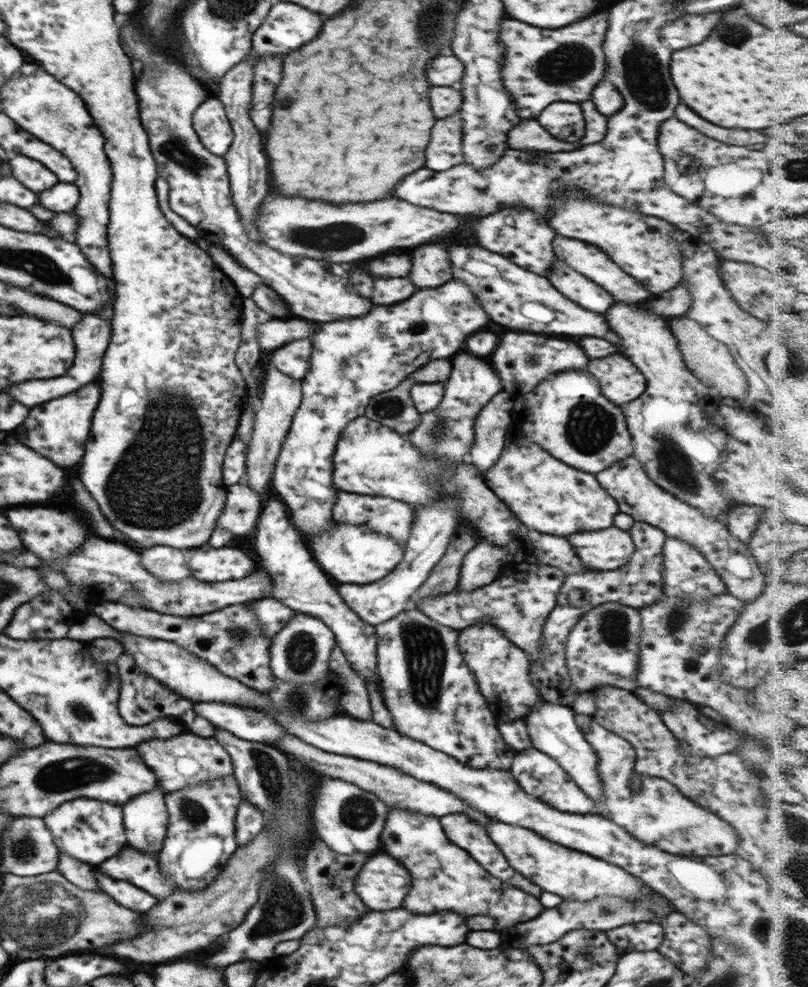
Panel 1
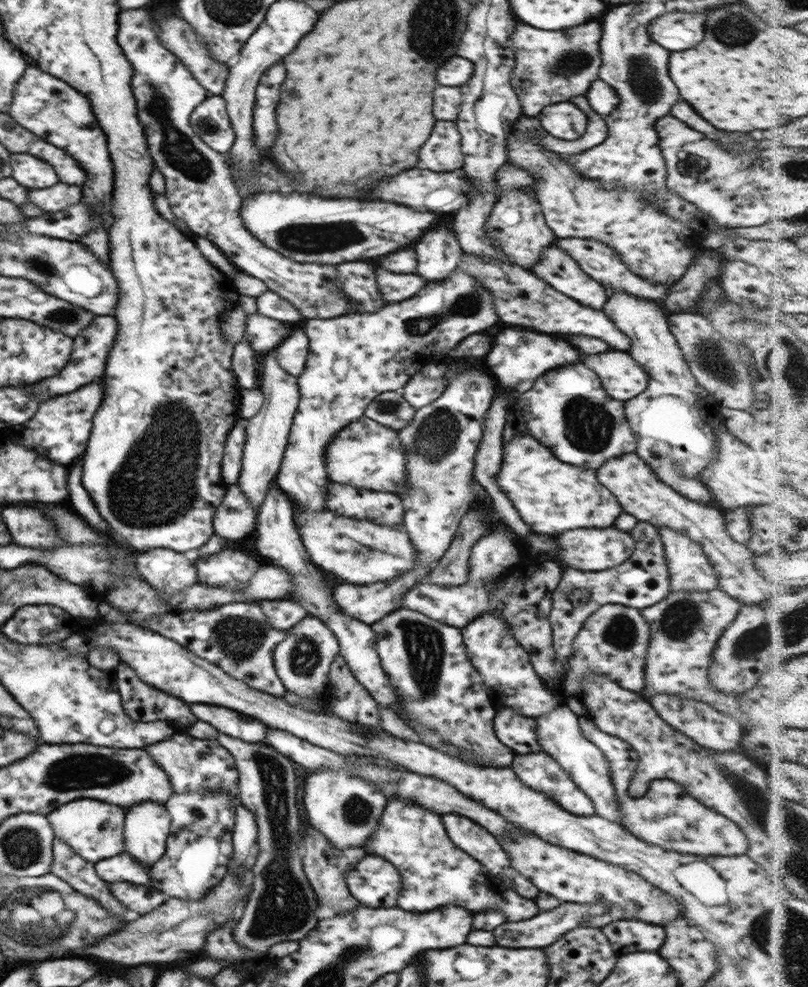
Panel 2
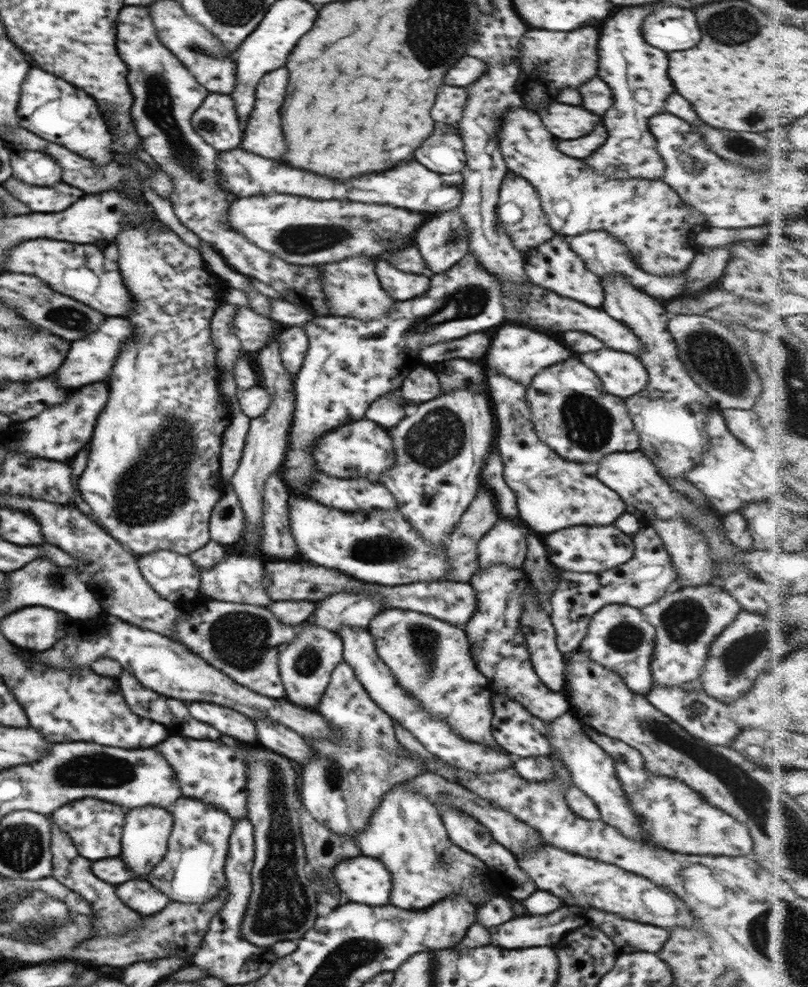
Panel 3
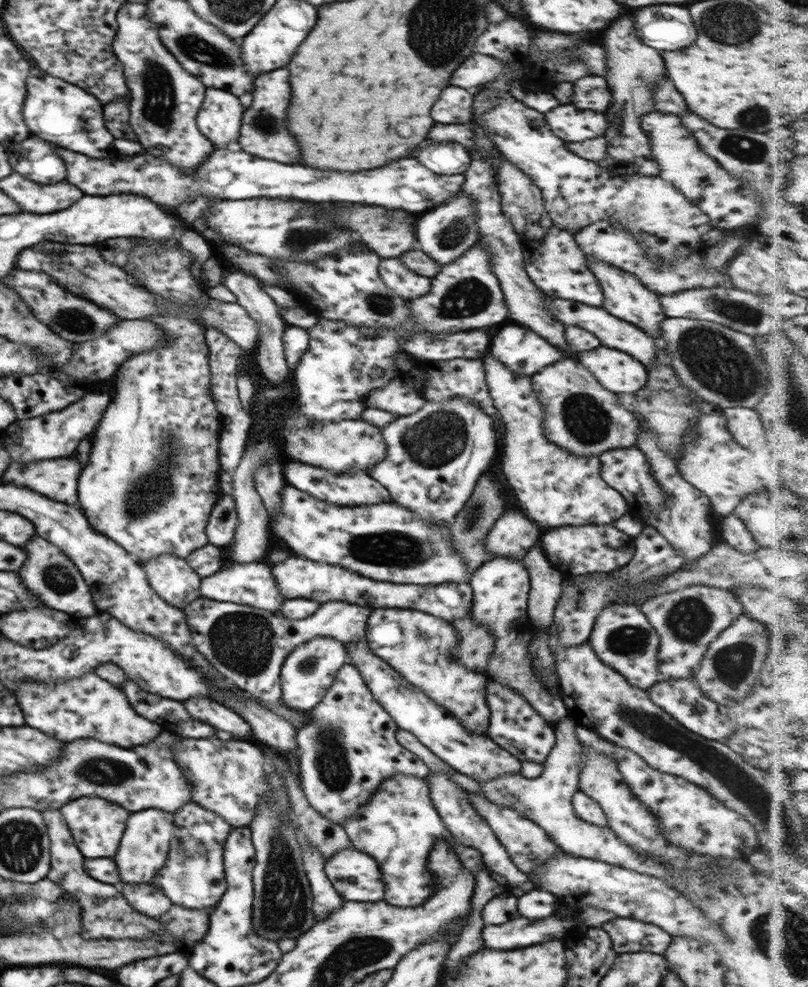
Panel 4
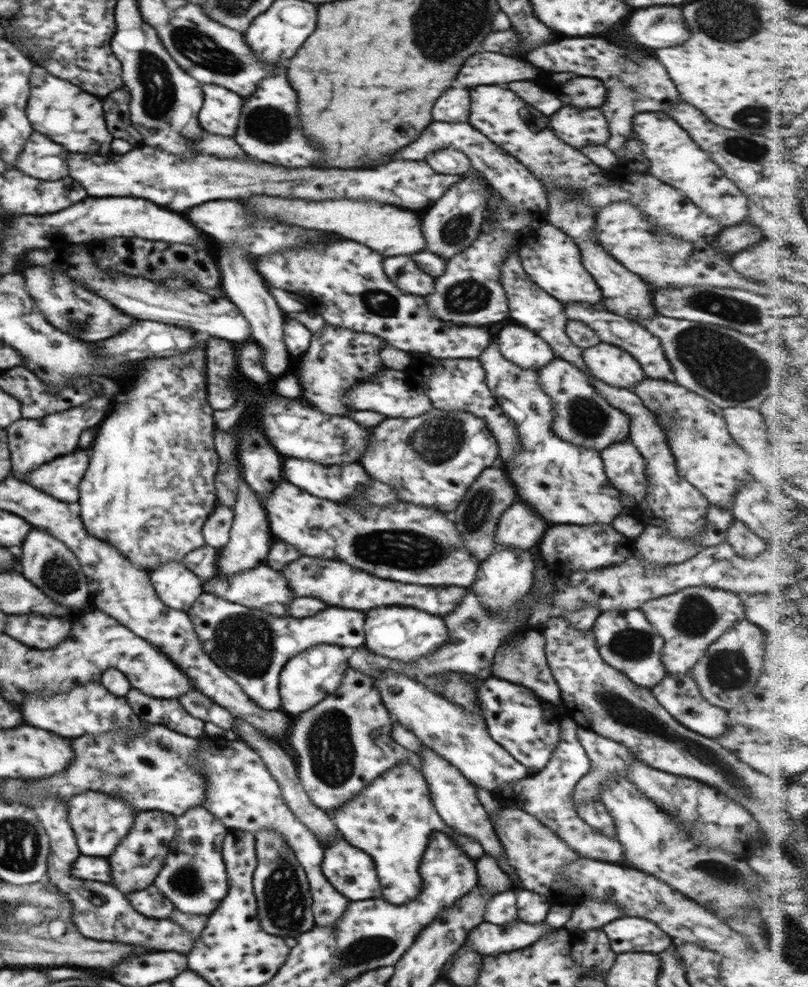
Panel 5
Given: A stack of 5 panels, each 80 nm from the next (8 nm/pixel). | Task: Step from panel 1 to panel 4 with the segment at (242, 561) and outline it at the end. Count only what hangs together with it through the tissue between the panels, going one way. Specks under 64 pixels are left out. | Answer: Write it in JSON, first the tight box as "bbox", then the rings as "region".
{"bbox":[200,562,286,614],"region":[[[224,562],[214,574],[201,580],[200,593],[201,596],[218,602],[245,604],[254,608],[269,610],[274,614],[279,612],[281,604],[286,600],[276,585],[271,566],[260,562],[246,564]]]}

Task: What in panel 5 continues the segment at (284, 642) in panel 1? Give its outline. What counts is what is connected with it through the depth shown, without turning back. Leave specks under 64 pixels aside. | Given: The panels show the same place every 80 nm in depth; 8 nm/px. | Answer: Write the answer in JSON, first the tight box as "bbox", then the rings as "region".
{"bbox":[279,644,349,716],"region":[[[317,644],[286,662],[279,676],[283,712],[294,716],[310,710],[340,686],[349,665],[348,649],[340,647],[335,644]]]}

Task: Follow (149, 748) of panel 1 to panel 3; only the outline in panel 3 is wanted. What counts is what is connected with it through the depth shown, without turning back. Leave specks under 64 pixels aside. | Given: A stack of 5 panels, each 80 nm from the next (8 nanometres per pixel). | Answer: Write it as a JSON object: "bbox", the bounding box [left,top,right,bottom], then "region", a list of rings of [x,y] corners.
{"bbox":[155,736,249,821],"region":[[[172,736],[155,747],[173,768],[184,797],[212,803],[216,808],[227,812],[234,821],[247,817],[249,747],[241,745],[232,748],[226,746],[220,739],[198,740],[184,736]]]}

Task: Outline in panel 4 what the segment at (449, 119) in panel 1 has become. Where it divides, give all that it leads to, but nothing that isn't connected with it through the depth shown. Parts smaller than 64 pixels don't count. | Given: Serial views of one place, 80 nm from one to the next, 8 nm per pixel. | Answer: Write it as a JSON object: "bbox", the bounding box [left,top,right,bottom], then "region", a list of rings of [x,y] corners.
{"bbox":[418,141,471,176],"region":[[[454,141],[432,143],[418,152],[418,162],[438,175],[462,176],[469,169],[471,154]]]}

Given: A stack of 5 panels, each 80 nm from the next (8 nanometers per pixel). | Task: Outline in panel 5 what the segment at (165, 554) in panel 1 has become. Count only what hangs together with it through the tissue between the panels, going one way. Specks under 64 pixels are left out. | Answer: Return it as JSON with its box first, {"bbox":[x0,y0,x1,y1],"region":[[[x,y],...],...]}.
{"bbox":[149,561,204,614],"region":[[[172,561],[154,567],[149,571],[158,598],[176,610],[188,614],[193,602],[204,593],[204,580],[188,570],[182,561]]]}

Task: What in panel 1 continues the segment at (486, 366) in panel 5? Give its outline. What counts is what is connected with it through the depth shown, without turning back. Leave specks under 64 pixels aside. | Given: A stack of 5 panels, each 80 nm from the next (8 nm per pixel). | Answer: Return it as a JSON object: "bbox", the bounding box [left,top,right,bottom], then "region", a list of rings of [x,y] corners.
{"bbox":[485,425,620,536],"region":[[[513,425],[508,429],[508,436],[523,438],[521,443],[514,440],[513,444],[506,444],[497,463],[485,474],[486,486],[494,492],[501,501],[505,501],[508,508],[522,521],[527,528],[553,536],[570,536],[583,531],[600,531],[611,528],[614,518],[620,512],[617,500],[602,488],[594,474],[575,469],[561,460],[554,458],[539,444],[525,440],[522,430]]]}

